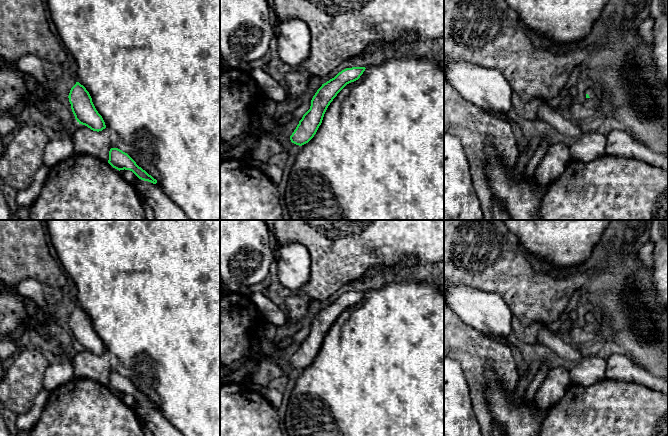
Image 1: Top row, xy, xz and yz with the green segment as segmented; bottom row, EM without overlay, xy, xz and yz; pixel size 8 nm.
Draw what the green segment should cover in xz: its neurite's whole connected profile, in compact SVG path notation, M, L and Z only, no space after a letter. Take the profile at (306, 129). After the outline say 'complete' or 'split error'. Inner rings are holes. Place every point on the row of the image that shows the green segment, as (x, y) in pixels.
M365 67L346 68L322 84L311 100L310 109L303 115L290 136L291 142L299 146L308 143L316 134L333 99L347 84L358 80L365 69Z; complete

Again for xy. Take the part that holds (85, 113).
M76 82L71 88L68 98L72 112L79 124L97 132L106 128L102 116L96 110L89 92L83 85Z; complete

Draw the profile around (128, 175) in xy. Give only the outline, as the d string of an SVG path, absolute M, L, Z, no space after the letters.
M120 170L123 178L128 181L130 184L134 184L139 178L130 170Z

